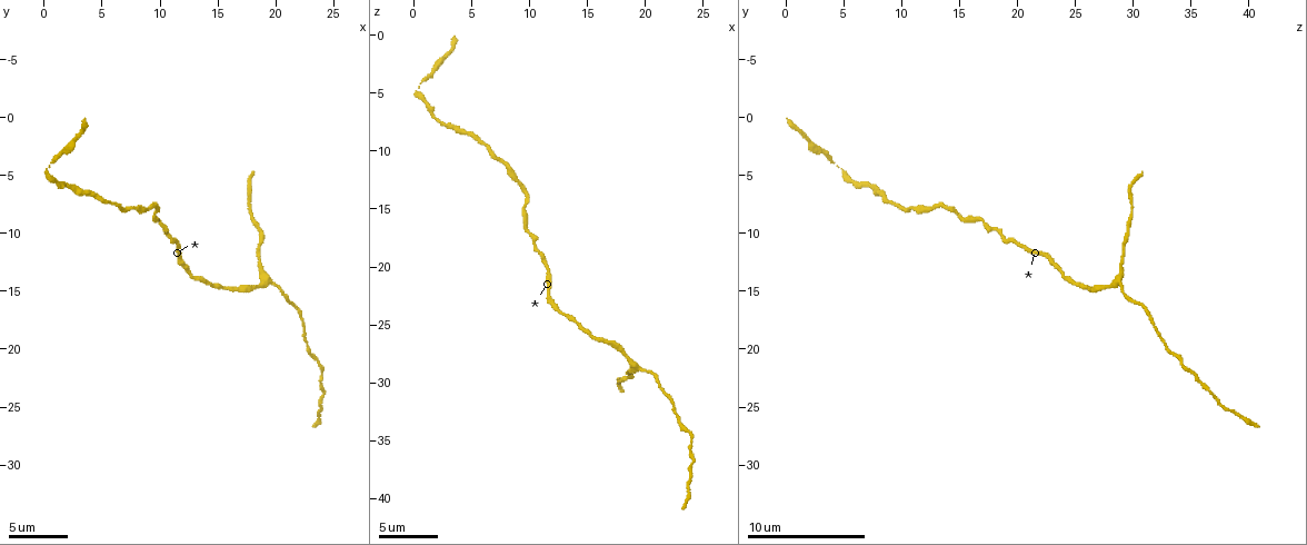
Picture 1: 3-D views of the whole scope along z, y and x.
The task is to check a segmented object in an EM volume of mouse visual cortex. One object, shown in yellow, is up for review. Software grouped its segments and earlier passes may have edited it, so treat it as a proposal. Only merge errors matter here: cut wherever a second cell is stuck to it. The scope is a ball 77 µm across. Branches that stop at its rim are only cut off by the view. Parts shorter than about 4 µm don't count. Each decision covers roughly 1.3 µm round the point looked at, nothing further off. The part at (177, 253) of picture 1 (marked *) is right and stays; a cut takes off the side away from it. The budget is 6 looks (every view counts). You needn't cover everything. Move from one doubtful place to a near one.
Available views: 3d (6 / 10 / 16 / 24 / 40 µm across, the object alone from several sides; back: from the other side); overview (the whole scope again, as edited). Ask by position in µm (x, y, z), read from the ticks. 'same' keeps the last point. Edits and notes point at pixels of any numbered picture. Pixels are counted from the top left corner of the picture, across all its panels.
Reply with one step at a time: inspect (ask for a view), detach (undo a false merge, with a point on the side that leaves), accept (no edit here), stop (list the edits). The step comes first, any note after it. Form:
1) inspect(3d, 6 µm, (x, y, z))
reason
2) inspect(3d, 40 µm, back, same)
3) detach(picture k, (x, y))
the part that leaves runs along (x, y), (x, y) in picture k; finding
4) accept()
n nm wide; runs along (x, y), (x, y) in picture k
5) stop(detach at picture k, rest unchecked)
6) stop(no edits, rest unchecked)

inspect(3d, 6 µm, (17.6, 7.8, 30.0))

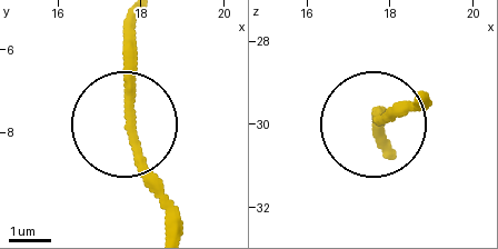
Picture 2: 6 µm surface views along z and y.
inspect(3d, 6 µm, back, (17.75, 7.80, 29.95))
other side

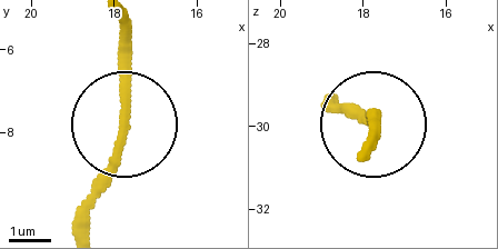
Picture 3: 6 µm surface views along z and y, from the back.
accept()
runs along (86, 230), (128, 113), (128, 18) in picture 3; one cell here

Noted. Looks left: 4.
inspect(3d, 6 µm, (19.4, 14.0, 29.0))
branch point

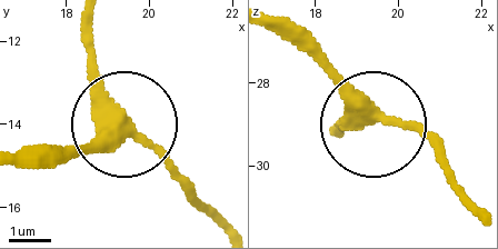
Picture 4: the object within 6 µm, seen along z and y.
inspect(3d, 6 µm, back, (19.25, 13.80, 28.85))

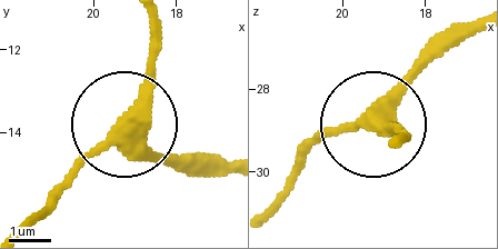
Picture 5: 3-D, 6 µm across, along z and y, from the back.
accept()
runs along (221, 162), (169, 159), (130, 120), (148, 28) in picture 5; all the same cell

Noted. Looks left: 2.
inspect(3d, 10 µm, (24.2, 22.0, 35.0))
narrows sharply

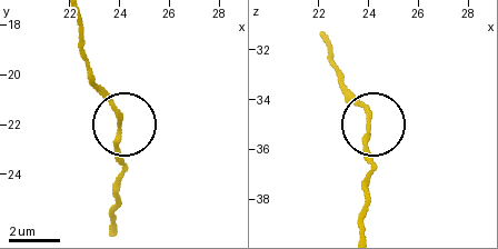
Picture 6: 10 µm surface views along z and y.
accept()
180 nm wide; runs along (76, 19), (91, 83), (120, 117), (120, 182) in picture 6; continuous, no second cell

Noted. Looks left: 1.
stop(no edits, rest unchecked)

